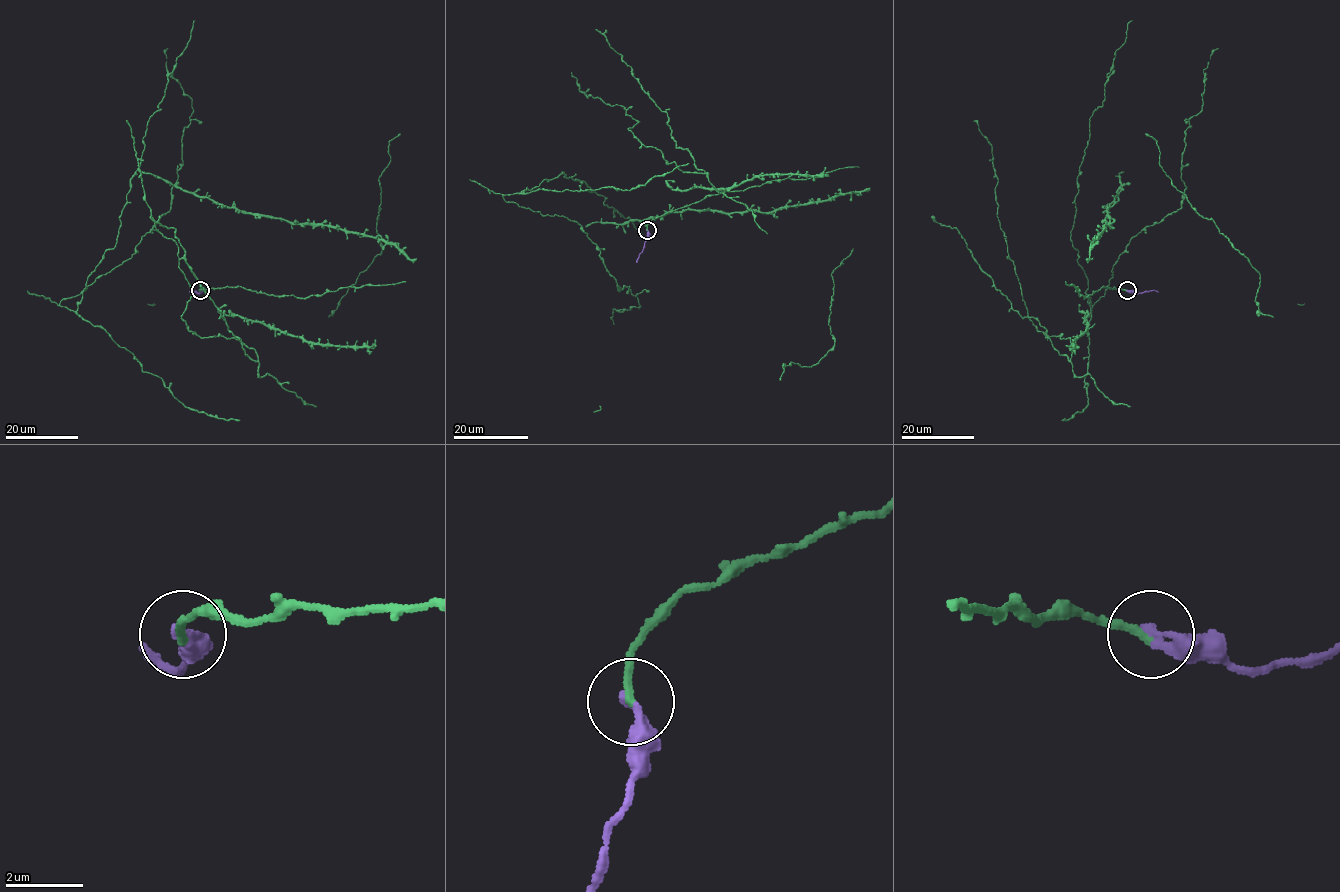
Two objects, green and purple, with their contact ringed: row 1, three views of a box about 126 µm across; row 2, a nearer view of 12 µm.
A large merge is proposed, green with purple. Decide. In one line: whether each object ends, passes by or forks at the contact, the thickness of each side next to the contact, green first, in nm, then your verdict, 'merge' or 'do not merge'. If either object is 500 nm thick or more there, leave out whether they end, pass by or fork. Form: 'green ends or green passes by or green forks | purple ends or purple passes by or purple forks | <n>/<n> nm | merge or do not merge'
green ends | purple ends | 200/360 nm | merge

